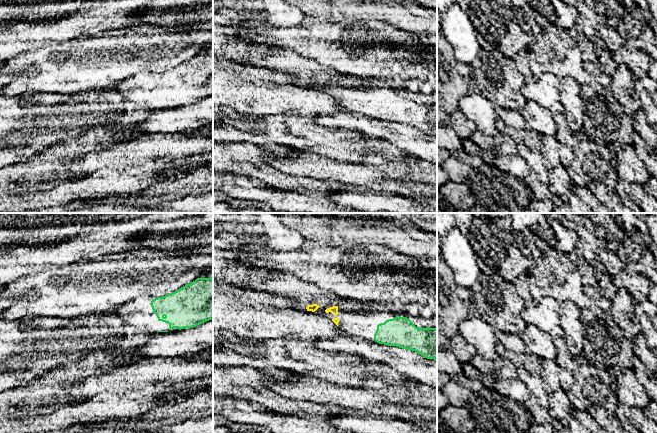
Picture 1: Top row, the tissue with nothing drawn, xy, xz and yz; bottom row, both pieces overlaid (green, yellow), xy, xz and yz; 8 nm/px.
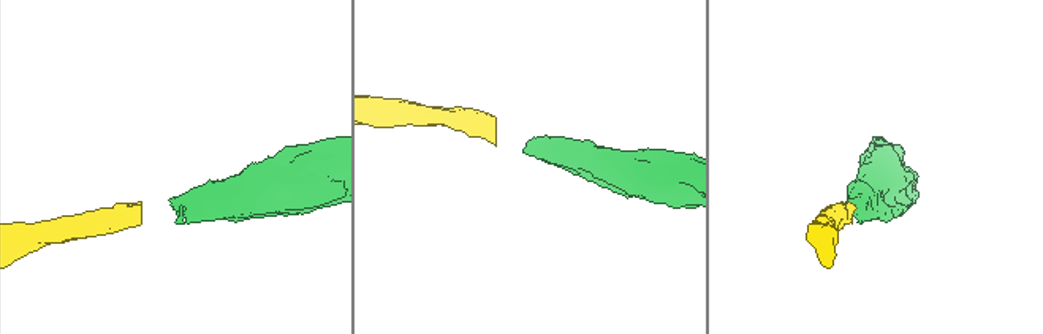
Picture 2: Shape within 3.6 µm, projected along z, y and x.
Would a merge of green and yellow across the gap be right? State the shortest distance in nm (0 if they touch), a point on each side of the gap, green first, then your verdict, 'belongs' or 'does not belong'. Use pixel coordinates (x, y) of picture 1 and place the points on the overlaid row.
gap 300 nm; span xz (374, 334), (338, 322); belongs

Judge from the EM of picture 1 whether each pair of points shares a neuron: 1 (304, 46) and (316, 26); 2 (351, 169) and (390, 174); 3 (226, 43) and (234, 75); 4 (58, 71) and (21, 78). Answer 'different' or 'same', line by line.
1: same
2: same
3: different
4: same

